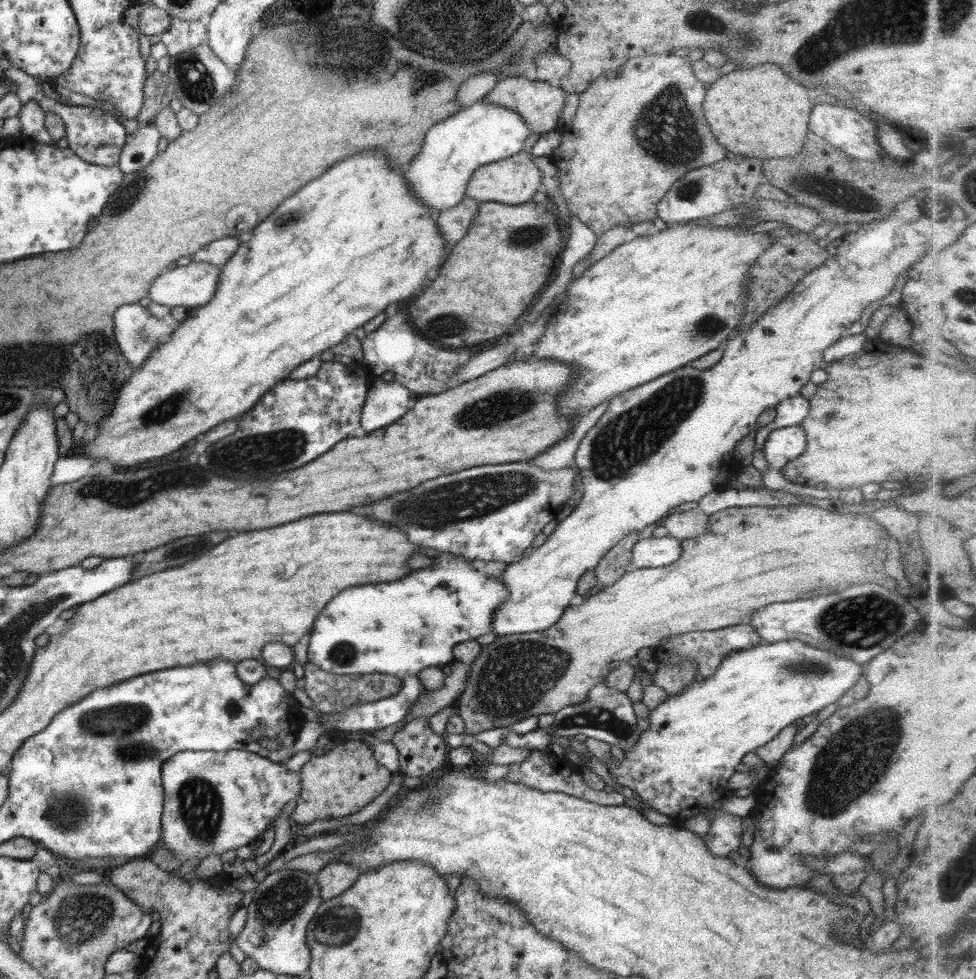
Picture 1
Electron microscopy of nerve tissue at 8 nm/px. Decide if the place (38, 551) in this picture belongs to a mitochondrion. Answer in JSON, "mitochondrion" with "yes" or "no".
{"mitochondrion":"no"}

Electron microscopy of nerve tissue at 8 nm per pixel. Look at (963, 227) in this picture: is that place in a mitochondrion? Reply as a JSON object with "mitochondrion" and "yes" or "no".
{"mitochondrion":"no"}

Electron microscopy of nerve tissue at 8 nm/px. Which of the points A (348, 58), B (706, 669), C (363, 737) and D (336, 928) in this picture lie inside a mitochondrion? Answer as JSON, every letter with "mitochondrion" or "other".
{"A":"mitochondrion","B":"other","C":"other","D":"mitochondrion"}

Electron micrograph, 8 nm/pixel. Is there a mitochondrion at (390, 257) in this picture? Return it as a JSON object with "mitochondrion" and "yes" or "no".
{"mitochondrion":"no"}

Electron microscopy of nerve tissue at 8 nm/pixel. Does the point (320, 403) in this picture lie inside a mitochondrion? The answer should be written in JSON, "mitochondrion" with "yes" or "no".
{"mitochondrion":"no"}

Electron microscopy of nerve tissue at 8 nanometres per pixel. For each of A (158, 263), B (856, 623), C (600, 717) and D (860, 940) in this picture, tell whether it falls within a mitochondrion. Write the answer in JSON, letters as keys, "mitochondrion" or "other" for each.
{"A":"other","B":"mitochondrion","C":"mitochondrion","D":"other"}

